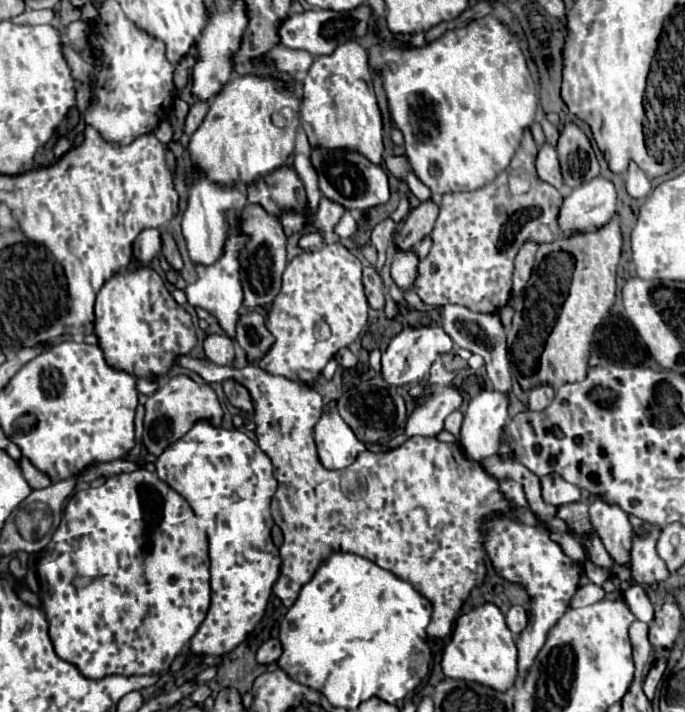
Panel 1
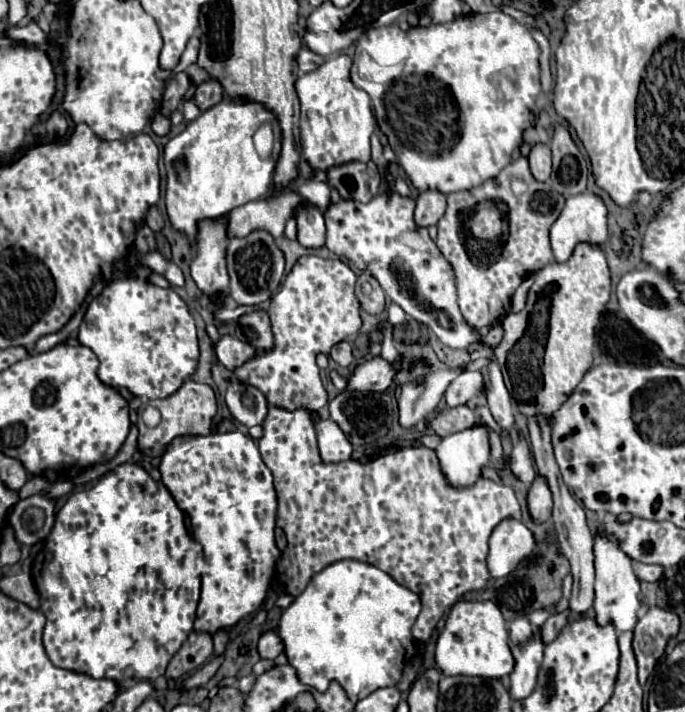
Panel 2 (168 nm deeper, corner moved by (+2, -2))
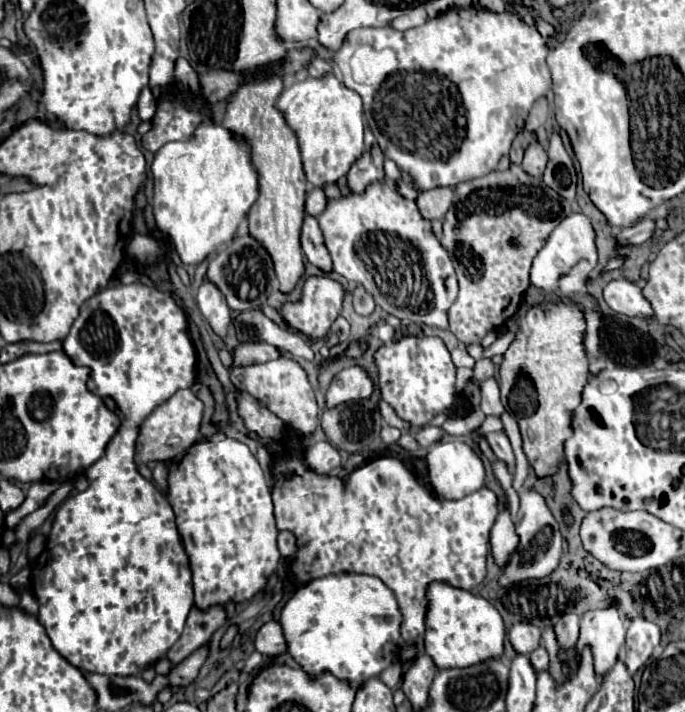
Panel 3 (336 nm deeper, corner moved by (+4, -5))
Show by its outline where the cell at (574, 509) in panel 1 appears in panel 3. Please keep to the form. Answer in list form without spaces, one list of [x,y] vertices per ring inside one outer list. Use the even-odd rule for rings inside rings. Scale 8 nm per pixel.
[[[569,615],[569,619],[559,619],[555,623],[555,635],[559,651],[567,651],[575,647],[575,641],[579,637],[579,617]]]

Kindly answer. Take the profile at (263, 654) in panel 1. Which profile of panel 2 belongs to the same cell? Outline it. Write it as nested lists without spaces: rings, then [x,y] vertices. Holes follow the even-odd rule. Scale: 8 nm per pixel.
[[[265,632],[259,640],[259,656],[267,660],[275,660],[283,652],[283,642],[275,632]]]

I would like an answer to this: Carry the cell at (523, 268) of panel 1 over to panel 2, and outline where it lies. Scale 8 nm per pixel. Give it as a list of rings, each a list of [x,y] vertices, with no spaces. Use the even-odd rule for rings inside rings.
[[[528,276],[523,280],[520,286],[516,289],[512,297],[511,312],[517,313],[525,308],[529,289],[533,285],[534,279]]]

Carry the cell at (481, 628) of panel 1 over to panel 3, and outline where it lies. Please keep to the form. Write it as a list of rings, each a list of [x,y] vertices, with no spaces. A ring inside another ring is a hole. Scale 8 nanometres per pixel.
[[[439,581],[427,587],[425,653],[435,661],[439,669],[471,667],[485,659],[499,657],[503,653],[503,641],[503,619],[487,599]]]

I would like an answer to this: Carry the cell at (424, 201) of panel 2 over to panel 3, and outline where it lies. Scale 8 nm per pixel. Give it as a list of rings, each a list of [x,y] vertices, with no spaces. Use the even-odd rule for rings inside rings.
[[[435,187],[431,191],[421,191],[417,197],[417,207],[425,219],[441,219],[453,203],[451,187]]]

